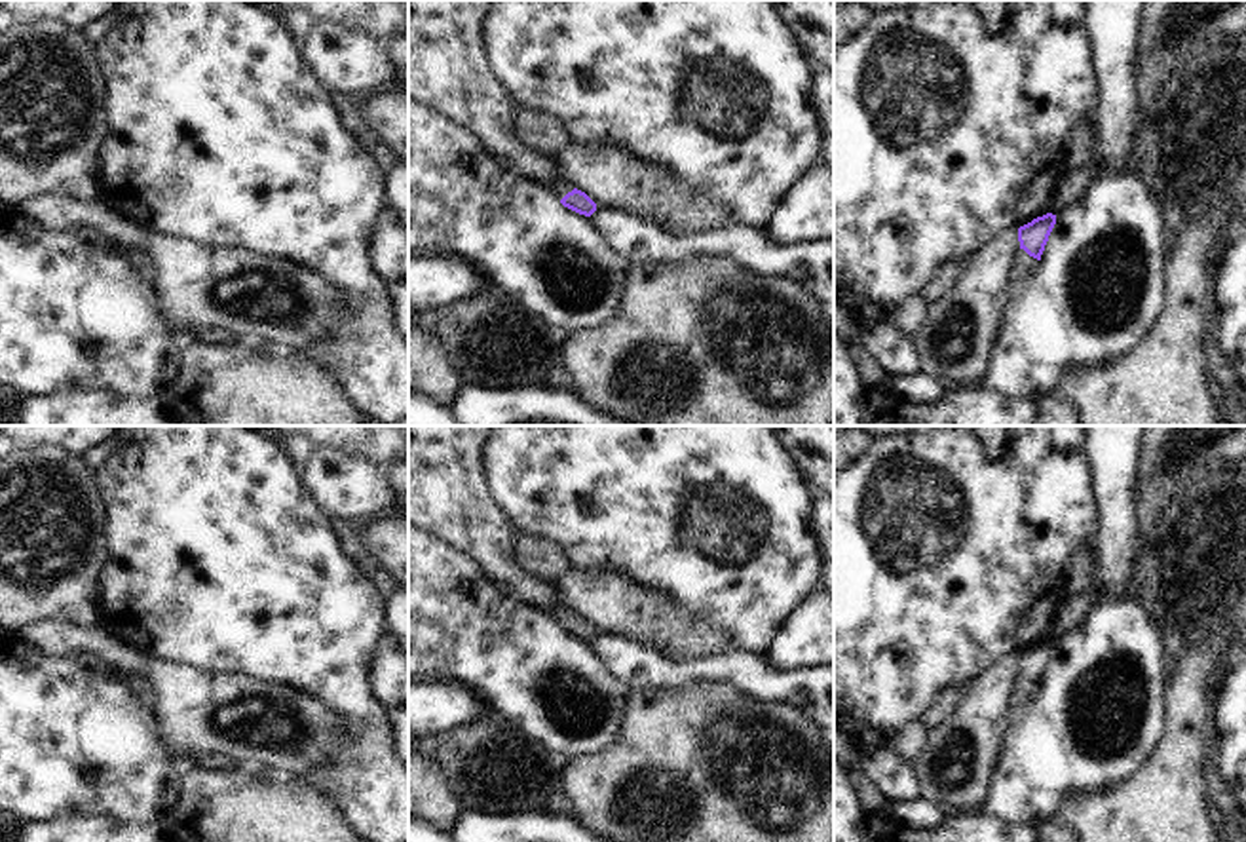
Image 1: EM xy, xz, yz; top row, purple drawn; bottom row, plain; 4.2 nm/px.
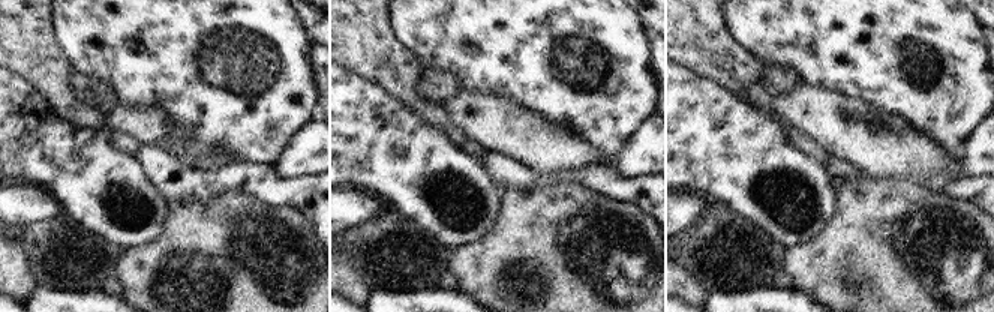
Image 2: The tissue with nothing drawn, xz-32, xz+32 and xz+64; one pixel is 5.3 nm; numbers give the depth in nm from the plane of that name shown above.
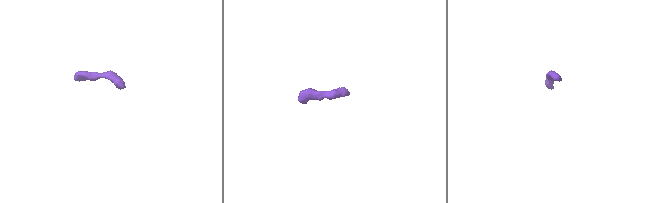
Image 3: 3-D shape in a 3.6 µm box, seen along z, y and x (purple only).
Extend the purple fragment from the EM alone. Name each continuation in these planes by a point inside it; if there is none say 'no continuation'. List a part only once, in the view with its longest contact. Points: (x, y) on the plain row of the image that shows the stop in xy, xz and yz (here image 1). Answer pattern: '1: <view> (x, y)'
1: yz (1024, 690)

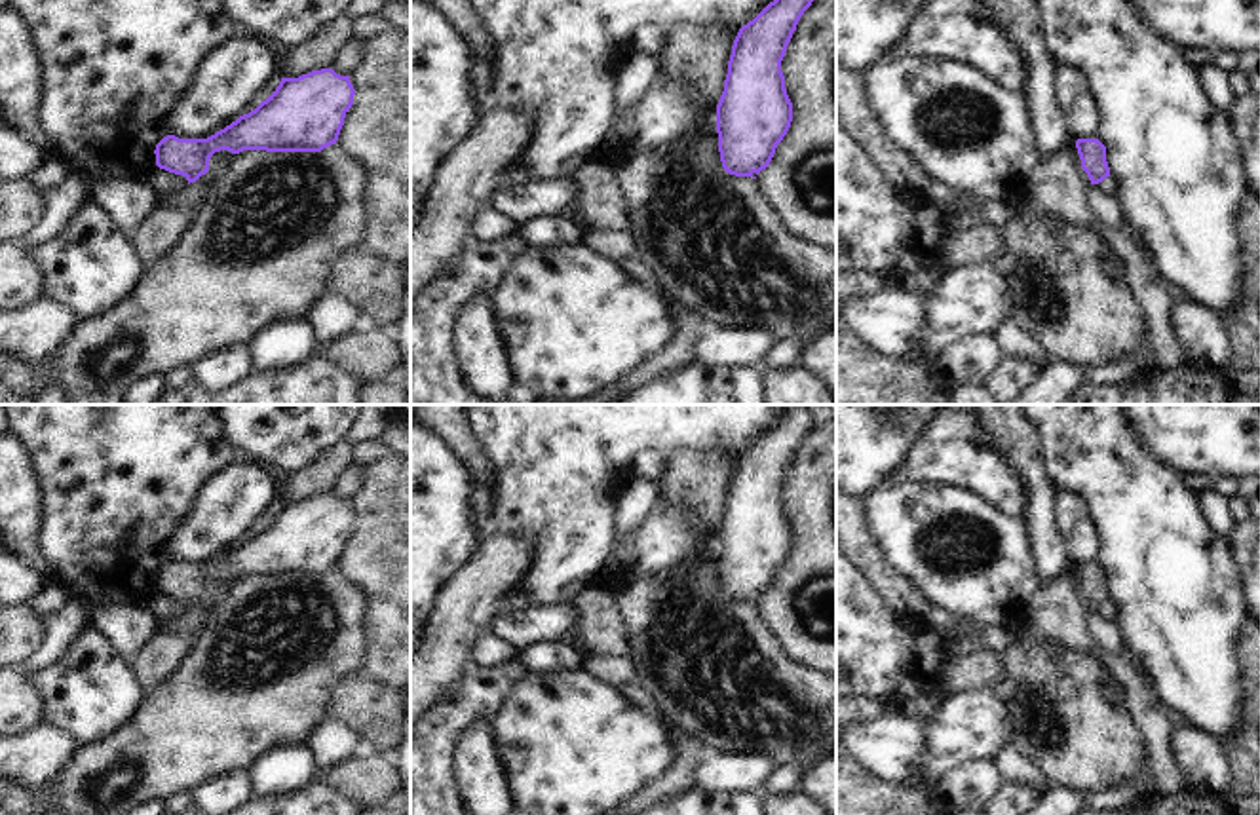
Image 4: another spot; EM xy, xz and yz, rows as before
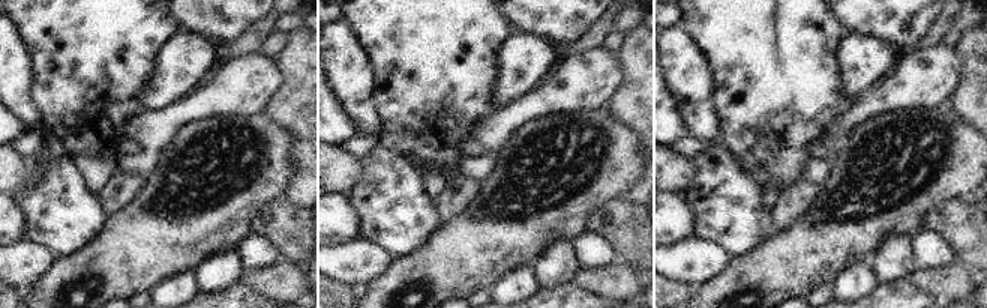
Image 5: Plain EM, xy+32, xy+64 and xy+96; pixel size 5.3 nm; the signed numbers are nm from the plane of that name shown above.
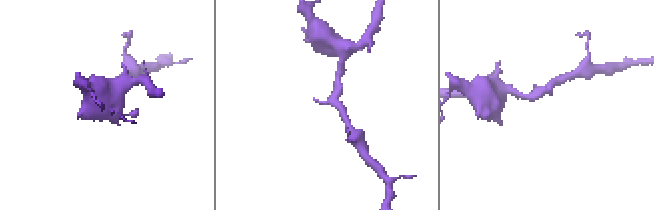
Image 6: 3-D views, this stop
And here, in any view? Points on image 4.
1: yz (1108, 635)

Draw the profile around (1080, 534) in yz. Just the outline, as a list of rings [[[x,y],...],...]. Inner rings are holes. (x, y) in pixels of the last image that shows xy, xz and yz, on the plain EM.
[[[1057,492],[1057,522],[1068,547],[1072,566],[1098,562],[1098,528],[1083,498],[1070,492]]]

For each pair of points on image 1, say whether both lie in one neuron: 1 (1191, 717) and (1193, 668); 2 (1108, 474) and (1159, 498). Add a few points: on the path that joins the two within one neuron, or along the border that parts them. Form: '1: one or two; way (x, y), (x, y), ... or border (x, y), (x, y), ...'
1: one; way (1191, 706), (1191, 679)
2: two; border (1140, 445), (1136, 460), (1136, 533)

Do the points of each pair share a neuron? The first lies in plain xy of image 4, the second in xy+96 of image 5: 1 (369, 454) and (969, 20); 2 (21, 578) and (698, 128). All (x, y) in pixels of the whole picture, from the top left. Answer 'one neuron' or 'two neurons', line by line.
1: one neuron
2: two neurons

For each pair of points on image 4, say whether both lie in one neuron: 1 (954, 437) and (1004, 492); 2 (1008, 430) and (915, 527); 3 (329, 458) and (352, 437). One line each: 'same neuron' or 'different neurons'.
1: same neuron
2: different neurons
3: different neurons

